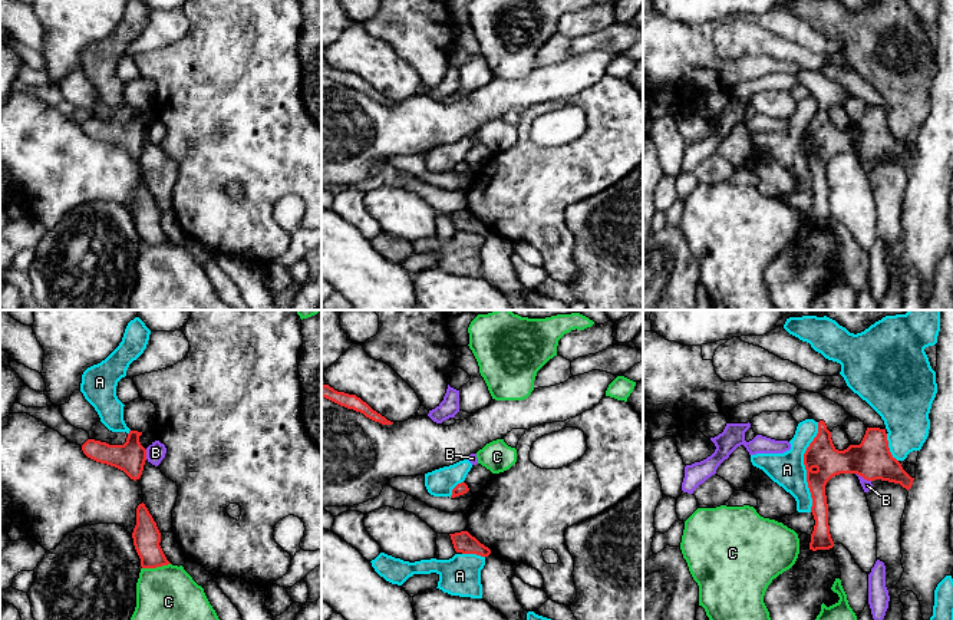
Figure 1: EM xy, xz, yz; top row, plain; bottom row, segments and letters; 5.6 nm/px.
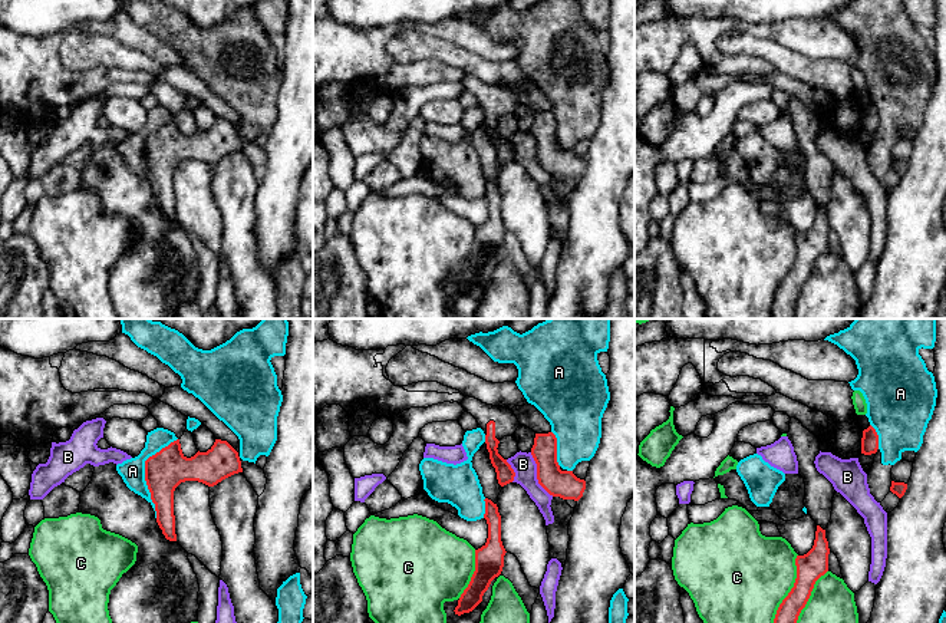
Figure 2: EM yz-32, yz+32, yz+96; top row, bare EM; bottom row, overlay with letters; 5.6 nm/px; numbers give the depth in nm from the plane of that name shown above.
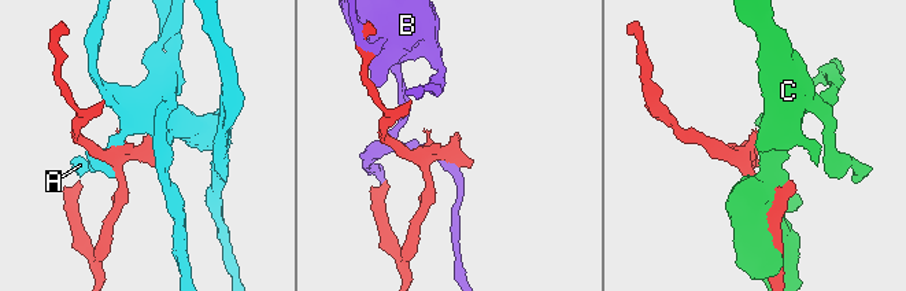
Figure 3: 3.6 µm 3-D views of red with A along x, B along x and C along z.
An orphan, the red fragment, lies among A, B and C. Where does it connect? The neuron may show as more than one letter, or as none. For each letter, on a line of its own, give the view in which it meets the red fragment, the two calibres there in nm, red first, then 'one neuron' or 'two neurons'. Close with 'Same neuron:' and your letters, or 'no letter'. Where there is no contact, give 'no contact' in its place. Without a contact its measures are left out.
A: meets red in yz; 170 nm thick on the red side, 190 nm on the other; two neurons
B: meets red in yz; 220 nm thick on the red side, 60 nm on the other; two neurons
C: meets red in xy; 160 nm thick on the red side, 300 nm on the other; two neurons
Same neuron: no letter

